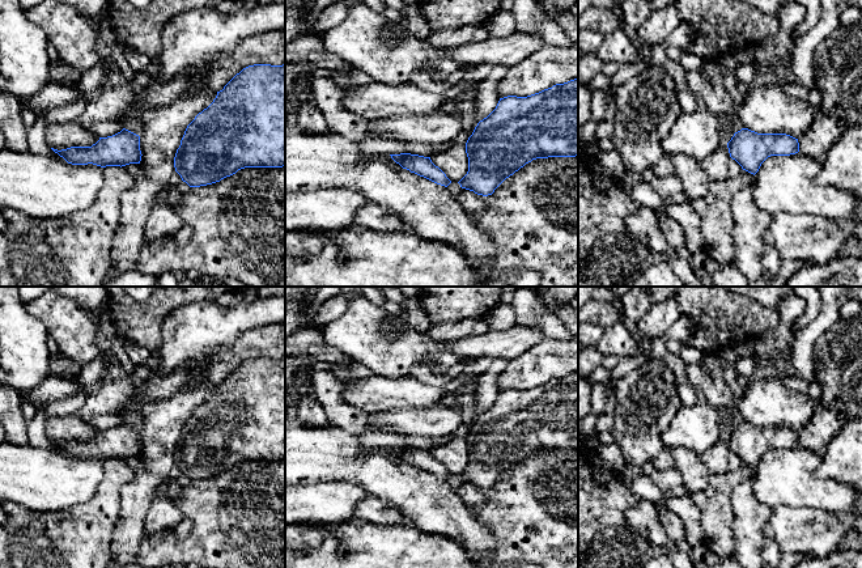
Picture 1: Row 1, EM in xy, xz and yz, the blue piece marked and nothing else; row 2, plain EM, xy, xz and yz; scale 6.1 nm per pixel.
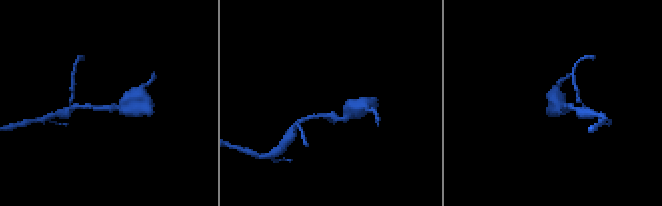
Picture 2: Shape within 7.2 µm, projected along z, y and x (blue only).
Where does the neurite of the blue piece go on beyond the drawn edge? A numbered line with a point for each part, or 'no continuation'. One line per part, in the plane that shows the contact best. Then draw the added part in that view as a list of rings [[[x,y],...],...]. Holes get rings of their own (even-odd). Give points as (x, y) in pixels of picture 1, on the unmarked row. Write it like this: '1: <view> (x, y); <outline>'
no continuation

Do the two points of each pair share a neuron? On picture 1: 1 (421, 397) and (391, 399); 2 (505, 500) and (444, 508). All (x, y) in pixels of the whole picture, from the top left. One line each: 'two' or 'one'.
1: one
2: two

